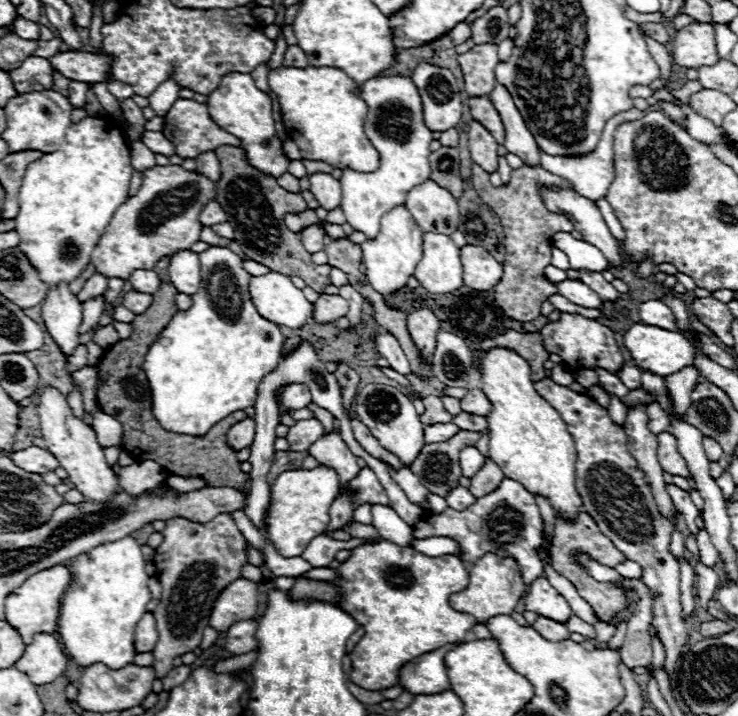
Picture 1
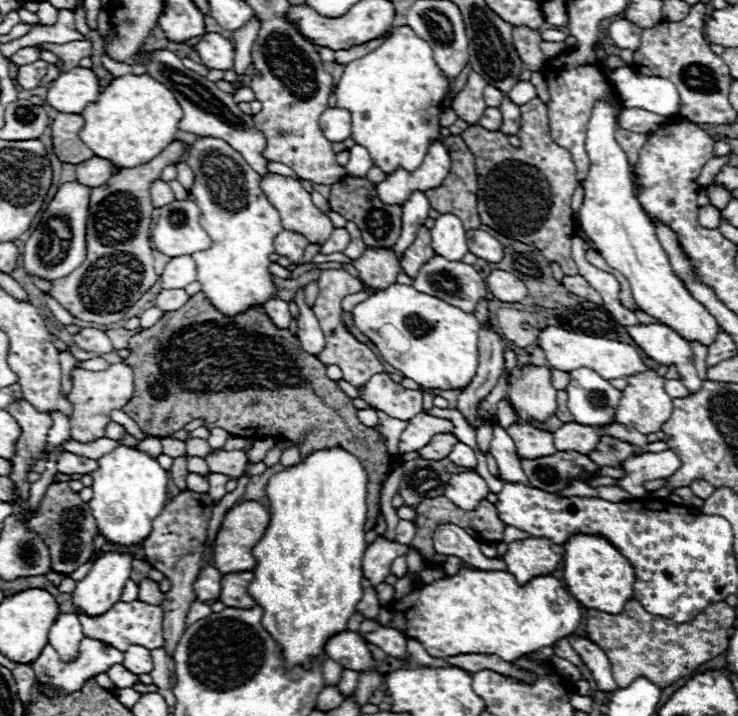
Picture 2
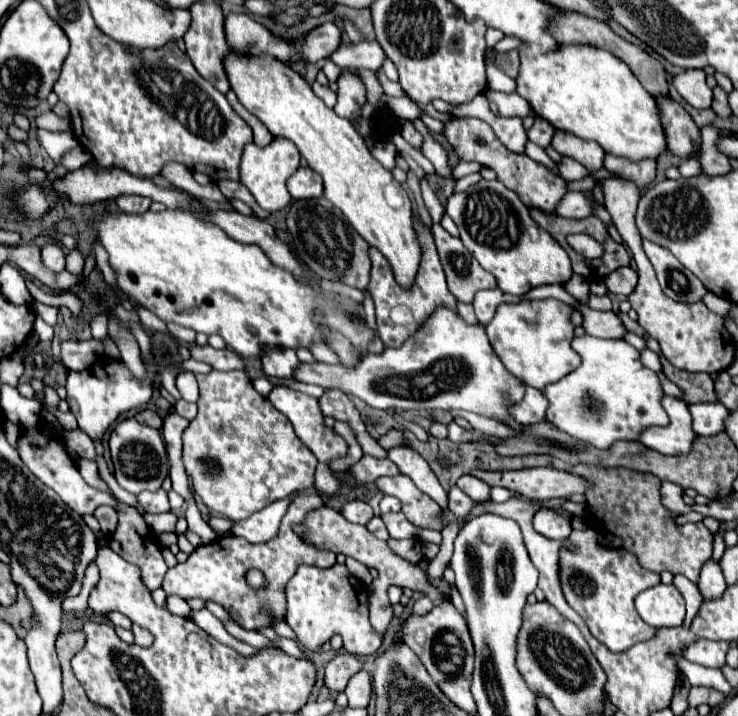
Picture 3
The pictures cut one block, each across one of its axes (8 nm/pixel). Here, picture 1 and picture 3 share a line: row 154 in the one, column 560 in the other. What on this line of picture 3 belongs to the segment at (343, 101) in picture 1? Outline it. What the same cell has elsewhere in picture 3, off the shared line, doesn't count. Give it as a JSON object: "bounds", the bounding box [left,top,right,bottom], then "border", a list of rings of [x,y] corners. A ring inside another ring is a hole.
{"bounds":[486,298,580,390],"border":[[[552,298],[500,304],[494,318],[486,324],[486,332],[502,364],[528,386],[542,390],[546,384],[564,378],[580,364],[580,356],[570,346],[574,338],[574,326],[570,322],[572,310],[574,308],[570,308],[568,304]]]}

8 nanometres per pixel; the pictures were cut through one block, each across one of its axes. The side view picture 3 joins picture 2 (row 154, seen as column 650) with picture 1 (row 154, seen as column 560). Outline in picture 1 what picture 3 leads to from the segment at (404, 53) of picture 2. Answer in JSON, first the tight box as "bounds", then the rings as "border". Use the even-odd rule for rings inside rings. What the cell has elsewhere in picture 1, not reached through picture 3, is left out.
{"bounds":[340,74,434,238],"border":[[[394,74],[366,80],[362,86],[362,98],[368,106],[364,130],[368,140],[380,154],[380,168],[374,172],[356,172],[352,168],[344,168],[340,178],[342,182],[340,206],[344,210],[346,222],[354,230],[360,230],[368,238],[372,238],[380,230],[380,218],[398,204],[404,204],[406,194],[414,186],[430,180],[432,168],[428,156],[432,152],[430,142],[434,138],[432,130],[424,124],[422,98],[412,78]]]}

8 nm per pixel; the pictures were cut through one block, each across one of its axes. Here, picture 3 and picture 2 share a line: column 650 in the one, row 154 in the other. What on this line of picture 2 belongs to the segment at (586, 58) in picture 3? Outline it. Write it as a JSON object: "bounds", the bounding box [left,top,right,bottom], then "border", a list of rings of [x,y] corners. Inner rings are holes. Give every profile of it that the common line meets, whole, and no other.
{"bounds":[80,74,182,168],"border":[[[126,74],[114,78],[110,86],[98,96],[96,104],[88,104],[82,112],[84,128],[80,140],[92,148],[100,158],[112,160],[120,168],[134,168],[158,156],[176,136],[182,108],[164,84],[148,74]]]}

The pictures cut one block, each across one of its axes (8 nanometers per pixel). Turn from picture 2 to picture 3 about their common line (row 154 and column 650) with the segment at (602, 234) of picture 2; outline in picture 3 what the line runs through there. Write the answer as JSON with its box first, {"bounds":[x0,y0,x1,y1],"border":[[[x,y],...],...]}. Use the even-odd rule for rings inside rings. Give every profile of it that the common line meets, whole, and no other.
{"bounds":[634,584,686,628],"border":[[[658,584],[638,594],[634,606],[640,618],[654,628],[682,626],[686,614],[682,594],[676,590],[676,586],[666,584]]]}

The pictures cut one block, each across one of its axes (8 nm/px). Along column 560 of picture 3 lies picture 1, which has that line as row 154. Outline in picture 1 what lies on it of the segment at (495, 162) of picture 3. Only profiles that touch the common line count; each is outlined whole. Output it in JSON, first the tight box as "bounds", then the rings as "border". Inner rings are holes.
{"bounds":[162,98,242,158],"border":[[[178,98],[172,108],[168,110],[168,114],[164,116],[164,128],[162,134],[176,146],[176,154],[180,158],[194,158],[200,152],[208,152],[208,150],[216,150],[220,144],[230,144],[230,146],[240,146],[242,142],[228,134],[226,130],[222,130],[210,116],[208,112],[208,104],[206,102],[196,102],[196,100],[186,100],[186,98]]]}

